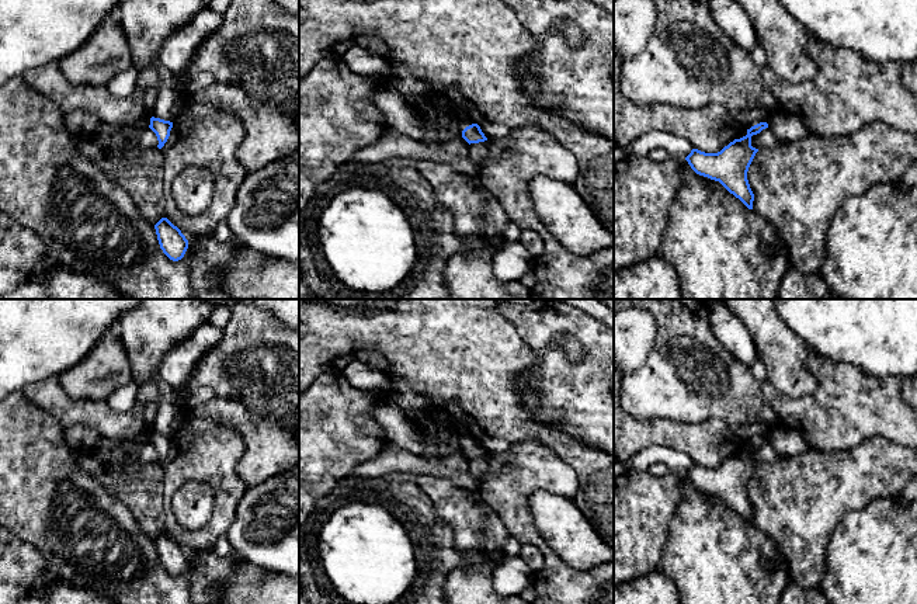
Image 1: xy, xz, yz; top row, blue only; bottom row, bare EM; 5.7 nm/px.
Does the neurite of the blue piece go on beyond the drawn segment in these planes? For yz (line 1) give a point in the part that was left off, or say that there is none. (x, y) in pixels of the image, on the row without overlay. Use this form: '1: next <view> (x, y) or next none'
1: next none

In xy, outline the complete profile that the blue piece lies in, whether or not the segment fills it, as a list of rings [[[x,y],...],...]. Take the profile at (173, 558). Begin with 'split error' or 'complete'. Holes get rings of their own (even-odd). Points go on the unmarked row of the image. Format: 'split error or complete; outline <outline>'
complete; outline [[[161,532],[154,544],[163,567],[173,576],[181,575],[188,563],[188,555],[181,545],[167,532]]]

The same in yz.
complete; outline [[[767,437],[751,441],[746,451],[734,454],[718,468],[692,464],[685,475],[697,489],[719,496],[748,524],[753,524],[754,508],[747,494],[747,486],[758,464],[751,461],[751,451],[765,442],[768,442]]]

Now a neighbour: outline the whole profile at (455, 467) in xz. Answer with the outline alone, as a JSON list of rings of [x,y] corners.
[[[389,444],[379,455],[352,469],[351,475],[375,478],[386,473],[431,475],[449,479],[480,500],[479,482],[469,471],[469,458],[463,452],[445,458],[423,458],[395,444]]]

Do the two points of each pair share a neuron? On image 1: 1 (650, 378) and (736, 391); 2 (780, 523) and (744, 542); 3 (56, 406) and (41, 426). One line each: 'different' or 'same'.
1: same
2: different
3: different

